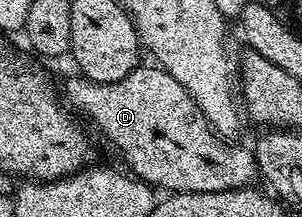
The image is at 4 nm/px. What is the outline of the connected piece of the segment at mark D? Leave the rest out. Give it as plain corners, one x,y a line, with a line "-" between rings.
139,64
134,67
134,71
128,76
124,76
120,80
115,82
93,82
90,78
85,76
77,76
78,78
70,78
66,82
66,94
64,90
64,98
67,103
83,119
90,118
90,122
115,146
116,149
122,153
124,161
130,165
129,173
133,175
137,181
146,182
148,185
157,188
162,192
177,192
179,194
195,194
196,192
224,192
225,190
245,190
251,185
250,182
253,178
259,177
258,173
258,161
254,159
253,153
249,149
246,150
242,146
230,146
231,144
227,139
215,134
214,129
211,128
210,123
206,121
206,117
198,110
198,105
194,102
194,97
184,89
181,84
174,79
174,77
162,69
157,64
151,64
151,66
145,66
145,64

